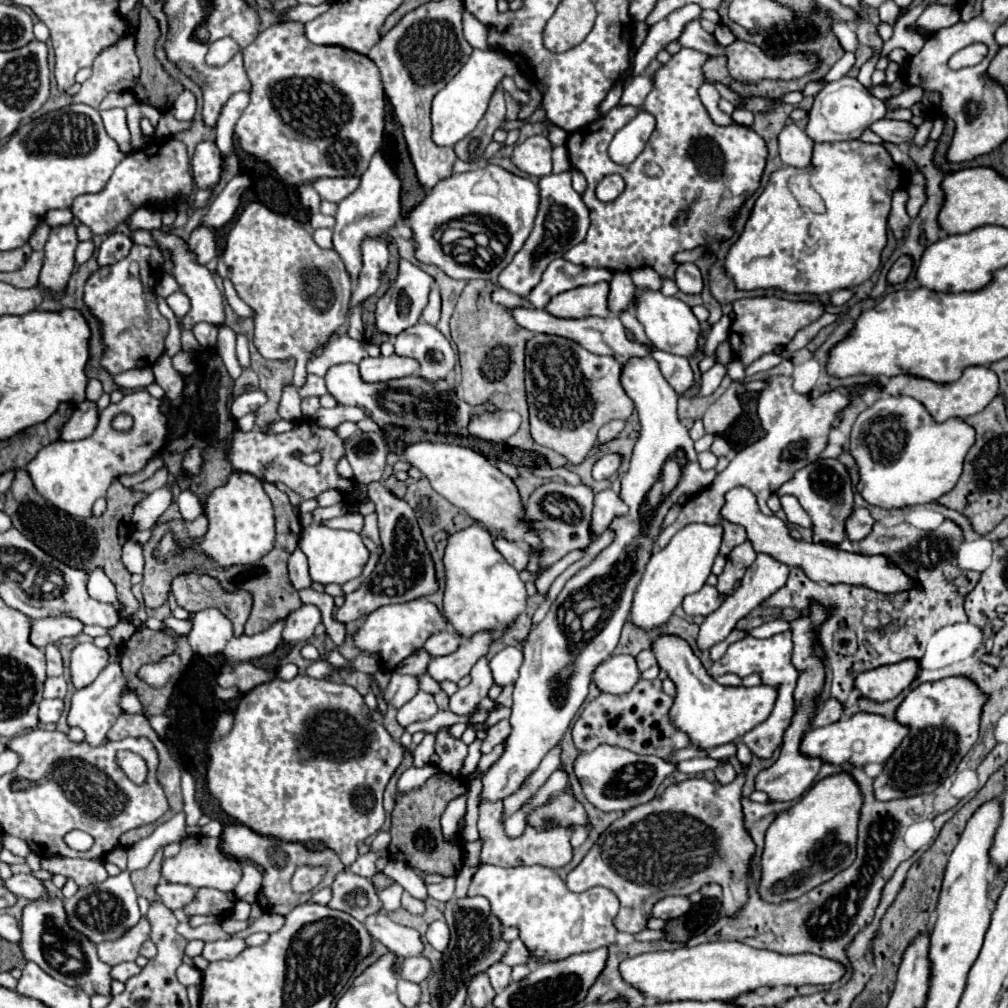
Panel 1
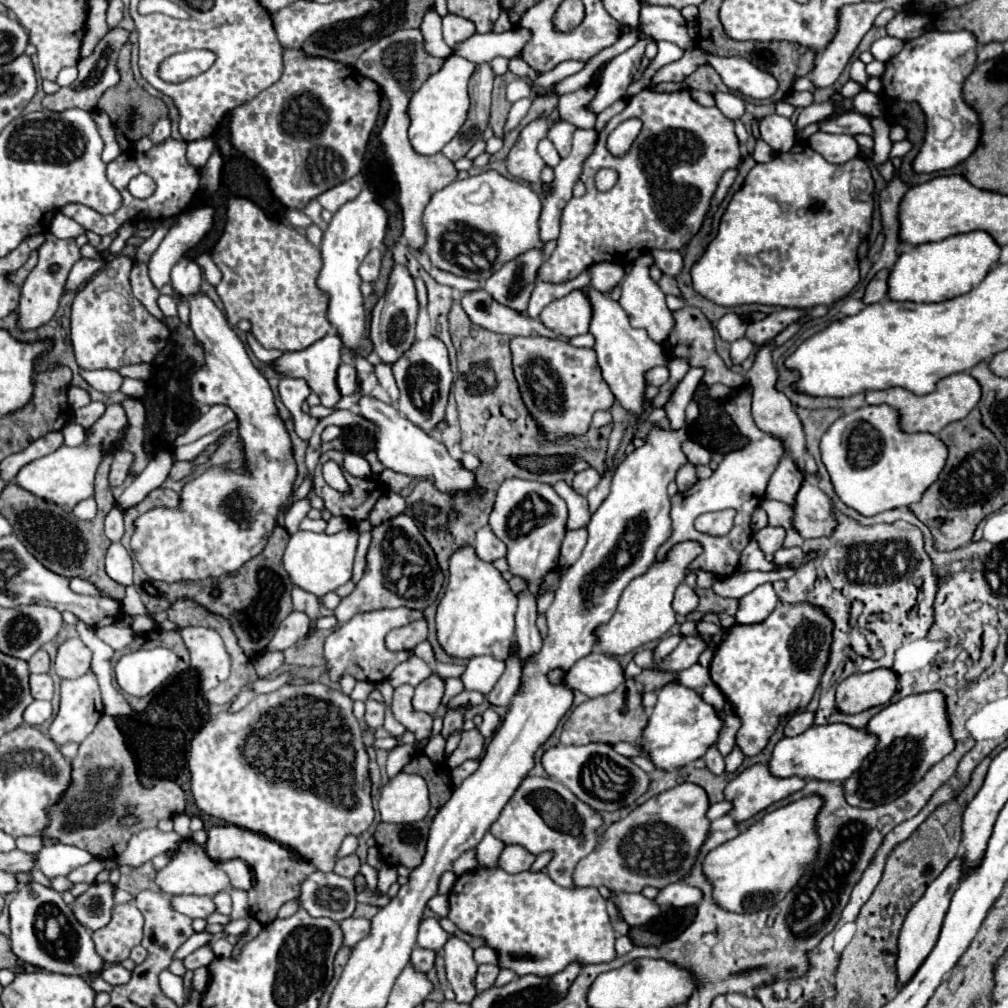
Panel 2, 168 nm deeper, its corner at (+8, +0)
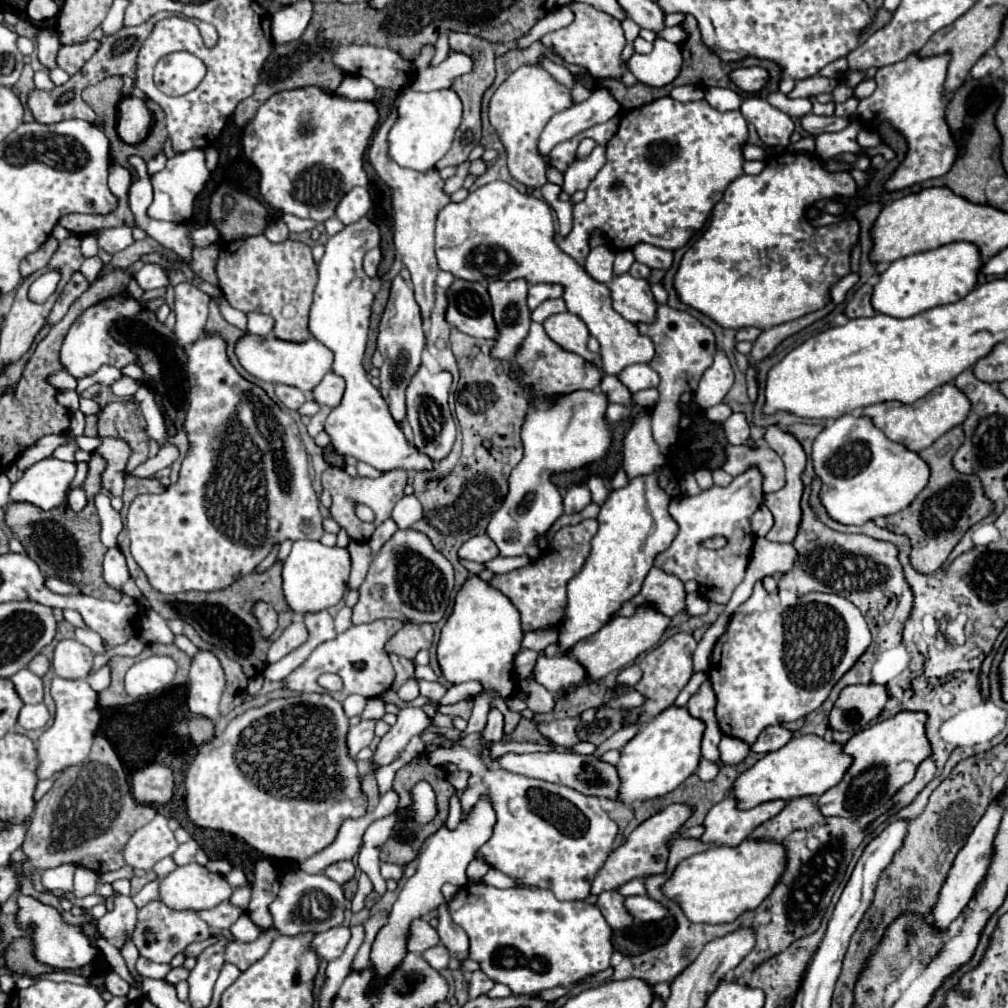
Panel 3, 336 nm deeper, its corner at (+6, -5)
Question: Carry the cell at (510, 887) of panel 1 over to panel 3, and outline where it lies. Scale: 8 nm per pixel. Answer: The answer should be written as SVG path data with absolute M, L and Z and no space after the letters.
M468 883L448 903L450 917L460 925L470 939L470 959L482 965L482 971L496 983L504 983L516 995L540 993L558 985L574 985L590 973L610 967L612 927L606 923L602 911L594 903L586 901L558 901L550 889L538 887L514 887L498 889L484 883Z

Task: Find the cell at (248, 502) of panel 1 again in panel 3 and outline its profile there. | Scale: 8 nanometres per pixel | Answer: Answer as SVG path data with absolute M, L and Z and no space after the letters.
M202 333L202 337L198 341L194 341L194 345L186 347L186 355L188 355L188 383L190 383L190 407L186 413L186 421L184 421L184 429L188 431L188 439L190 439L190 453L182 463L180 469L180 479L176 485L170 485L162 495L138 495L128 509L128 535L132 541L132 557L136 559L136 563L142 567L142 571L146 573L150 585L154 589L158 589L160 593L182 593L182 591L216 591L216 589L224 589L230 583L234 583L236 579L252 573L258 563L270 553L270 549L276 543L282 543L284 539L320 539L324 535L322 529L322 515L318 509L318 497L312 489L310 483L310 475L308 475L308 455L306 449L302 445L300 433L296 423L292 423L294 419L284 413L268 395L264 389L260 389L258 385L246 381L236 367L230 363L228 355L226 355L226 341L220 335L208 335Z

